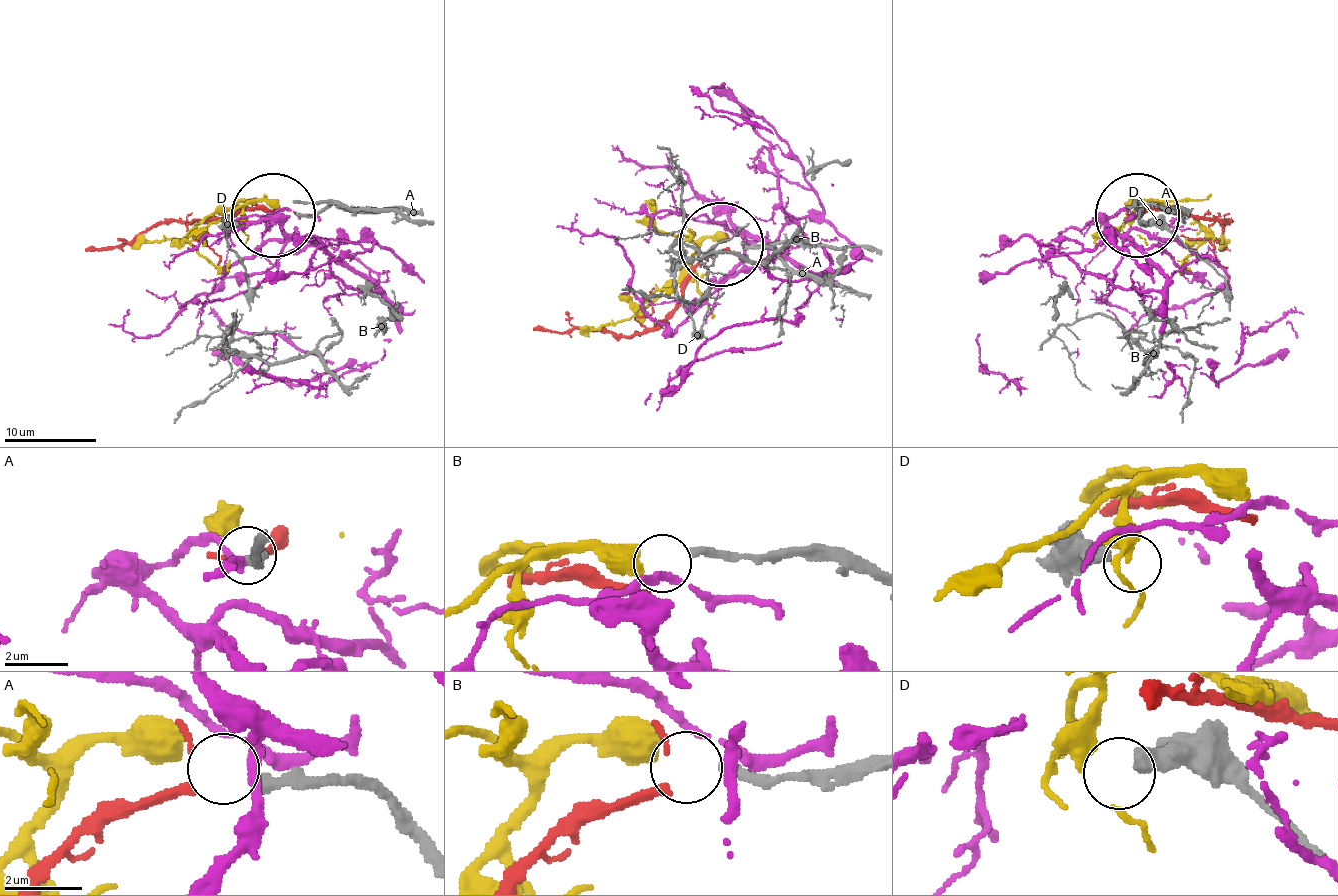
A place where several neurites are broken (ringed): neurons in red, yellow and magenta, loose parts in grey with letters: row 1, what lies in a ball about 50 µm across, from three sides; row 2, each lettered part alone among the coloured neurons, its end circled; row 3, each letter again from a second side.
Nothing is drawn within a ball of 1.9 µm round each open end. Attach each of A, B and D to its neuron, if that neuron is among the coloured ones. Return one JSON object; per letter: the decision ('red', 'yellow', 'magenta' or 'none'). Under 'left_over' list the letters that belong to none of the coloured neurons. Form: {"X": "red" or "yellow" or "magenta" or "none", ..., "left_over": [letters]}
{"A": "red", "B": "yellow", "D": "none", "left_over": ["D"]}

